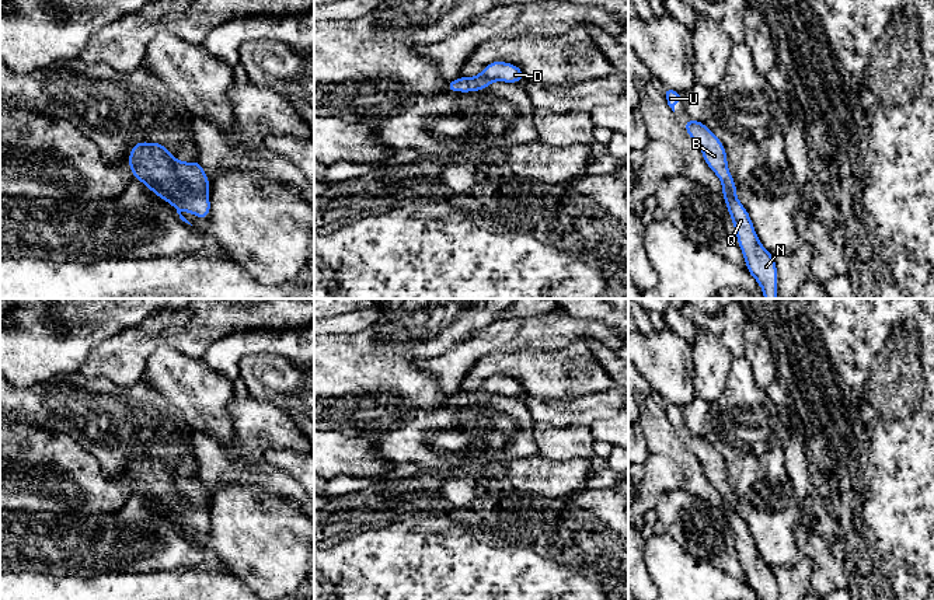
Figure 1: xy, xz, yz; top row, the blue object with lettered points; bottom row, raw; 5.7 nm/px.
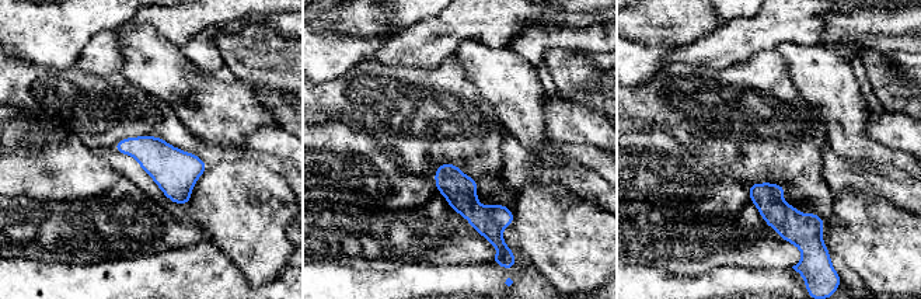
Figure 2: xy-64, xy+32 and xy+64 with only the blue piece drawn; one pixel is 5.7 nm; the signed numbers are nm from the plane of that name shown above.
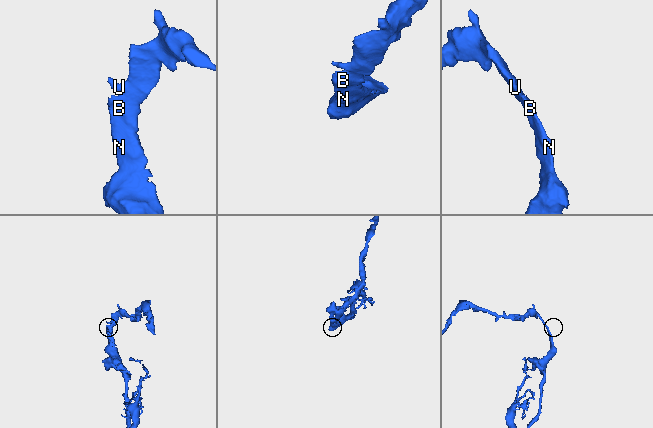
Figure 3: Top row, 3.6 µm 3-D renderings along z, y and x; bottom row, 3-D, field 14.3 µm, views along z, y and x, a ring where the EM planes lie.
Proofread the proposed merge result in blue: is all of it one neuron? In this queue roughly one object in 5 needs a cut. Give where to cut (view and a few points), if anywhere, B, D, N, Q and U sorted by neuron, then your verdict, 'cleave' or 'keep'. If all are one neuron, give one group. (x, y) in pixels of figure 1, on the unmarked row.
cut none; groups B D N Q U; keep

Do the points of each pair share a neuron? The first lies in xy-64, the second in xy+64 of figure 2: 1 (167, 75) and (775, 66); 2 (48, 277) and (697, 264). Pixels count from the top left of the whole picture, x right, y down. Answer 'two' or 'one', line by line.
1: two
2: two

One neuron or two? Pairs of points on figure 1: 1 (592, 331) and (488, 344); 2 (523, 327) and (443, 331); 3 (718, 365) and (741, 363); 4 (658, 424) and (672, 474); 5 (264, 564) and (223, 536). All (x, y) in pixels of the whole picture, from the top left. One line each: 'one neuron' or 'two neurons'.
1: one neuron
2: two neurons
3: two neurons
4: two neurons
5: one neuron

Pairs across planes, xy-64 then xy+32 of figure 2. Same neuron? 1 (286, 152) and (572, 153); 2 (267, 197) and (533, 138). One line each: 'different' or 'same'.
1: same
2: different

